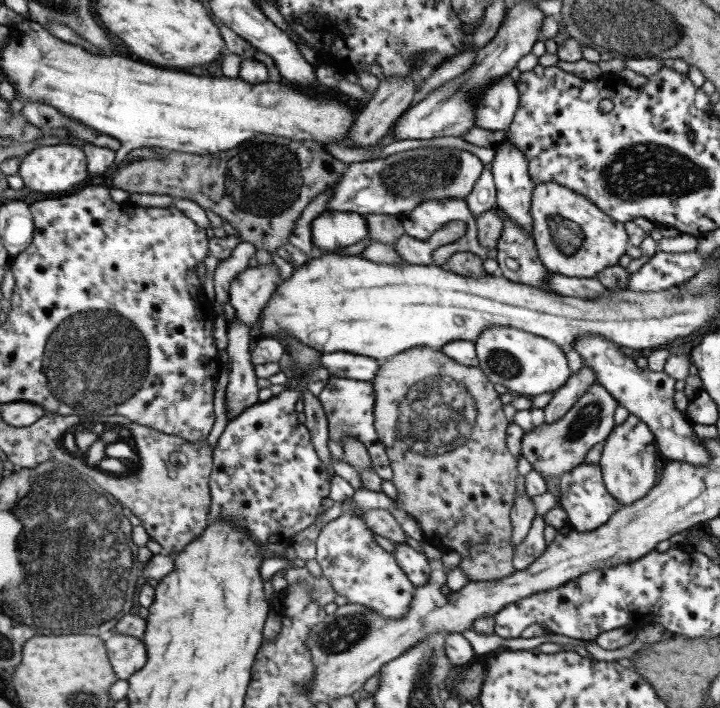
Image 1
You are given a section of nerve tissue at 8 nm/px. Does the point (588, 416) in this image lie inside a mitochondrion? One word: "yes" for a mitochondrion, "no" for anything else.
yes

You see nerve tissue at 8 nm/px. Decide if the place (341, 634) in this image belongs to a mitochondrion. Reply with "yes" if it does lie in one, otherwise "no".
yes

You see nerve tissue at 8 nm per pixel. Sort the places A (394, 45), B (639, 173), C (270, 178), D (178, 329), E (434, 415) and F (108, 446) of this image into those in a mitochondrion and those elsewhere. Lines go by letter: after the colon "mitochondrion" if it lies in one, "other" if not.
A: mitochondrion
B: mitochondrion
C: mitochondrion
D: other
E: mitochondrion
F: mitochondrion

